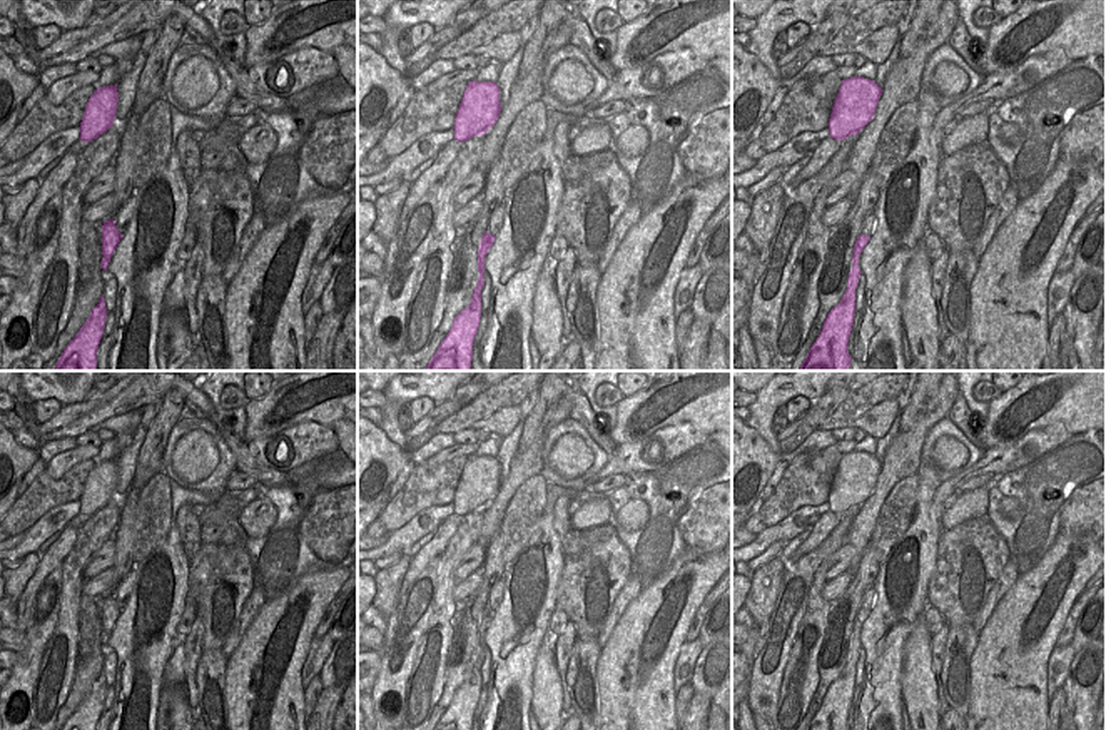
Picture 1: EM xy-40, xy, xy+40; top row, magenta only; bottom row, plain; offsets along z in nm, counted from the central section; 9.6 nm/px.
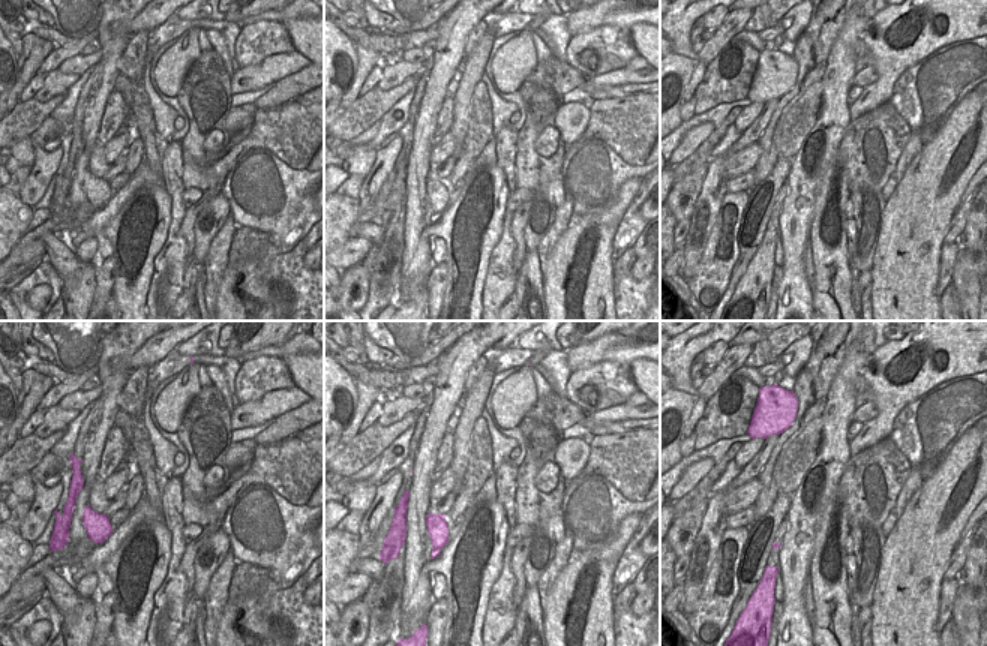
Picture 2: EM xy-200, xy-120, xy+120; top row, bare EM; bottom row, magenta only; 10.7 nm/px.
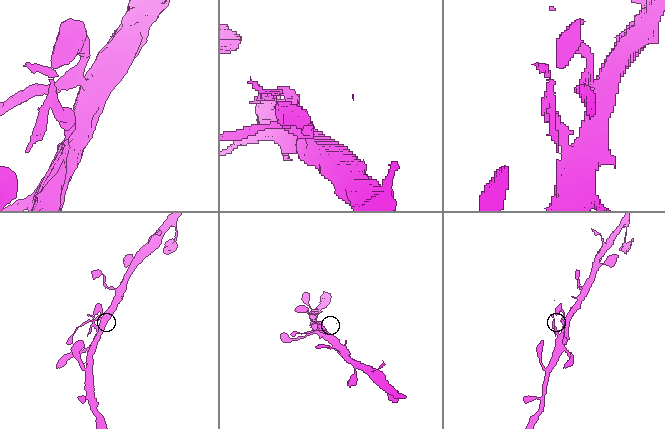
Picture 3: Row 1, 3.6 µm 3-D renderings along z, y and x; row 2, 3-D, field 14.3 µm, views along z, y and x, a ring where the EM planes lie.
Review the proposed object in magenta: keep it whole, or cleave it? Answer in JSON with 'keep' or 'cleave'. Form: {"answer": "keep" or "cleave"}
{"answer": "cleave"}

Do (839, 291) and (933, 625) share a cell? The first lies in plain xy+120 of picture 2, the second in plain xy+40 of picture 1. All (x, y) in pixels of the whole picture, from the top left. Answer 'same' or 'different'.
different

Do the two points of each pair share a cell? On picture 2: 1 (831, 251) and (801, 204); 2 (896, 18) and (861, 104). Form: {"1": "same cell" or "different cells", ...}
{"1": "different cells", "2": "same cell"}

